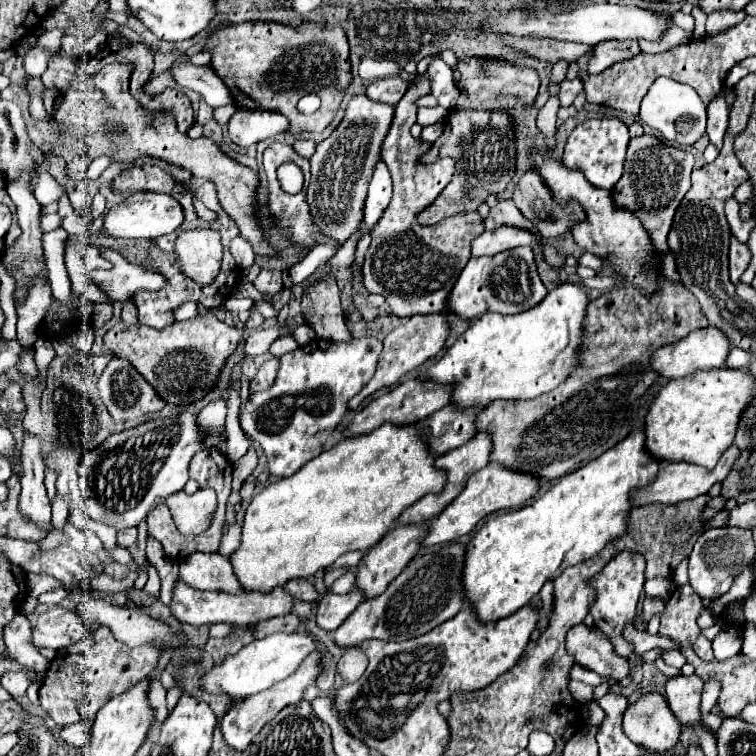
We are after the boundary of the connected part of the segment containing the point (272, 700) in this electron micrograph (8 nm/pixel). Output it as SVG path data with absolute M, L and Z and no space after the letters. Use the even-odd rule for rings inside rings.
M311 652L311 656L307 656L307 660L303 660L303 664L299 664L299 668L297 668L291 676L287 676L285 680L281 680L279 684L273 684L271 688L267 688L267 690L263 690L263 692L259 692L259 694L255 694L255 696L249 696L249 698L245 698L245 700L233 704L233 706L229 708L229 712L223 716L221 724L219 724L221 734L223 734L225 742L227 742L227 746L233 748L233 750L237 750L237 752L243 752L243 750L251 744L253 736L255 736L269 720L273 720L273 718L279 714L279 710L283 710L283 708L289 706L289 704L299 702L299 700L303 698L305 688L307 688L309 684L315 684L315 680L317 680L317 674L319 674L319 670L321 670L321 668L319 668L319 660L321 660L321 654L319 654L319 652Z

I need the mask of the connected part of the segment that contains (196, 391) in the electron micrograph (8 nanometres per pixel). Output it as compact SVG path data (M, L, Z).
M253 313L245 324L245 329L233 328L217 320L217 316L197 316L183 322L171 322L169 326L157 330L145 324L123 324L109 328L105 334L105 346L113 350L115 356L127 358L139 374L161 394L167 404L191 404L201 400L215 384L225 360L235 352L239 338L247 336L253 325L262 324L264 318Z

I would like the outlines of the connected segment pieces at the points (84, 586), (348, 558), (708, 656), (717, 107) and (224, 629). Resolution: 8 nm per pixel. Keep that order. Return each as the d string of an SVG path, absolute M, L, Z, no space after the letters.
M133 566L133 568L131 568L131 572L129 572L129 576L119 581L112 579L105 573L102 573L93 579L80 580L79 585L83 592L92 590L100 590L112 593L122 592L123 590L133 586L133 582L135 582L135 578L137 578L137 572L139 572L139 570L143 570L143 568Z
M361 551L347 552L347 554L343 554L339 560L335 560L335 562L327 568L327 572L329 572L329 570L335 570L335 568L341 568L341 566L351 566L351 568L355 568L361 558L363 558L363 552Z
M699 634L697 640L693 642L693 650L695 650L695 654L697 654L701 660L715 660L713 650L711 650L711 642L709 642L703 634Z
M725 90L707 106L707 134L711 144L721 150L723 146L723 136L727 132L727 124L729 124L729 110L725 104Z
M217 623L209 626L209 636L222 638L233 633L233 627L227 623Z

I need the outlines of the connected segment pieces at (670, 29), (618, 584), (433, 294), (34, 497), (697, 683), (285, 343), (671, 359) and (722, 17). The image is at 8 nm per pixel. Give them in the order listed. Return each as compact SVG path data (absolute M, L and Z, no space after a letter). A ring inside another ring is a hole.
M669 24L667 26L667 32L657 40L657 42L647 42L647 40L639 40L639 46L641 46L641 52L647 52L647 54L657 54L657 52L665 52L665 50L671 50L679 44L687 44L691 40L691 34L687 34L685 30L681 30L679 26L675 24Z
M621 550L591 580L591 584L595 588L595 594L597 594L597 598L591 606L591 616L595 620L595 628L599 628L611 640L611 644L615 648L615 654L623 656L623 658L629 658L633 654L631 644L627 644L627 640L623 640L623 628L627 624L635 624L635 620L639 618L637 602L639 602L639 596L641 596L641 590L643 590L643 584L645 584L643 572L645 572L643 556L639 552Z
M417 76L395 106L395 118L381 154L393 178L393 200L371 232L371 244L363 262L363 286L371 294L381 294L385 298L391 294L405 296L407 316L433 314L445 308L445 300L459 278L459 272L471 258L471 240L485 230L477 212L445 218L443 222L437 222L437 226L421 226L417 222L417 212L429 206L455 174L455 162L451 158L441 158L435 164L419 164L419 156L429 150L429 144L409 134L409 128L417 120L415 102L429 92L431 82L427 76Z
M27 434L21 444L21 502L19 510L27 514L29 520L37 522L39 526L47 528L51 522L51 504L47 498L47 490L43 484L43 470L45 470L45 456L41 448L41 440L33 434Z
M693 674L689 677L683 676L683 682L679 682L681 678L669 680L667 682L667 700L671 710L675 712L675 716L679 716L679 722L683 726L695 726L701 724L703 728L707 728L703 724L701 718L701 688L703 688L703 680L699 680L699 676Z
M283 334L281 338L277 338L271 346L269 346L269 352L273 354L273 356L283 356L283 354L287 354L287 352L293 352L295 348L297 348L299 344L295 342L295 338L293 336L289 336L289 334Z
M707 326L707 328L699 328L695 332L689 332L683 340L675 342L675 344L667 344L667 346L659 348L651 356L651 366L663 378L685 378L697 370L721 368L729 350L731 350L731 342L727 340L727 336L723 336L723 332L719 332L713 326Z
M717 10L717 12L711 12L707 16L707 36L713 36L721 30L727 30L731 28L733 24L741 22L745 18L745 10L739 10L739 12L731 12L731 10Z

